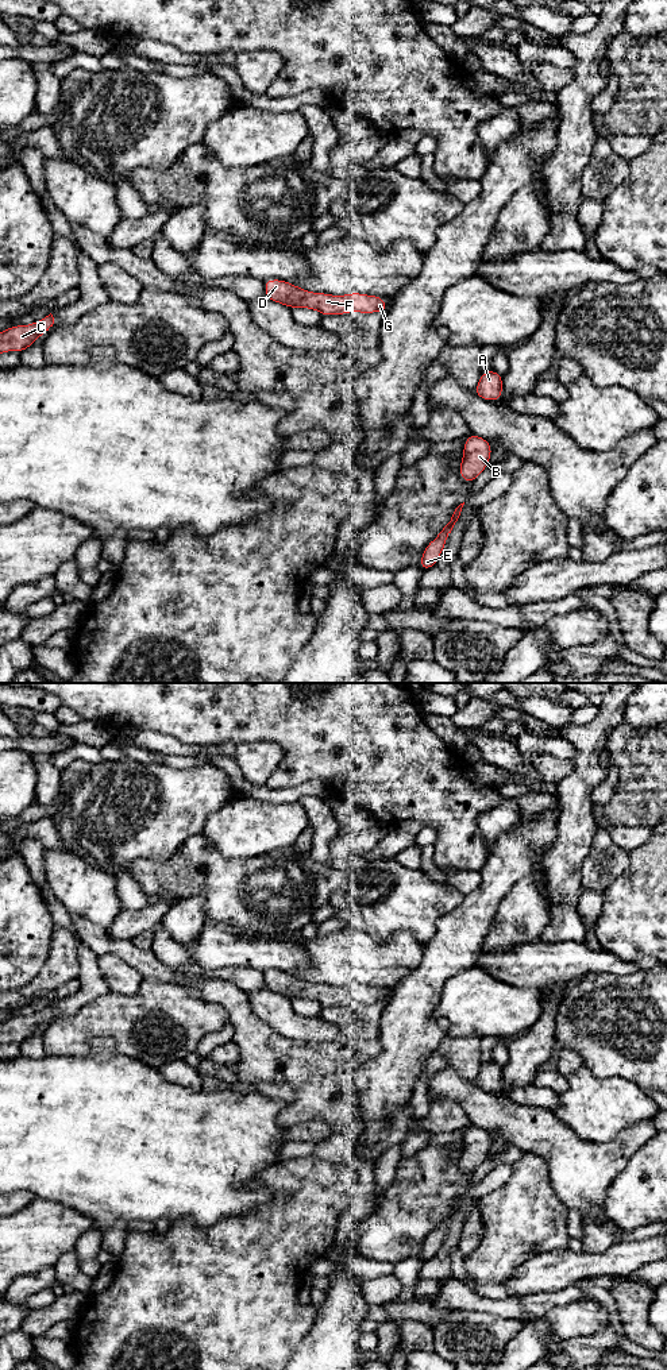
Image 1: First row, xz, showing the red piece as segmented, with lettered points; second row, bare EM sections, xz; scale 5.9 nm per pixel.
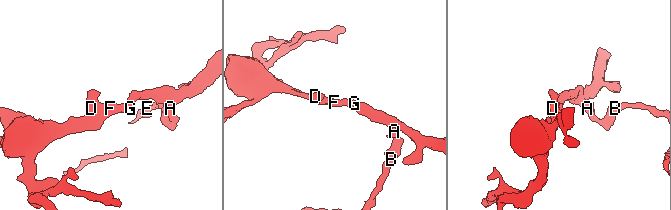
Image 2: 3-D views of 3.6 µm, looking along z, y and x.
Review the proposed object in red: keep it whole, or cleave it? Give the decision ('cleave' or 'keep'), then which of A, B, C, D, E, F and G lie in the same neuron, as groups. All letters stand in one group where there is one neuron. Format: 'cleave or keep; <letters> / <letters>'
keep; A B C D E F G

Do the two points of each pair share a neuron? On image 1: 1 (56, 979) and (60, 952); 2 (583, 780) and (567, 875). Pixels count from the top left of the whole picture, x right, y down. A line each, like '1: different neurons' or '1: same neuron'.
1: same neuron
2: same neuron

